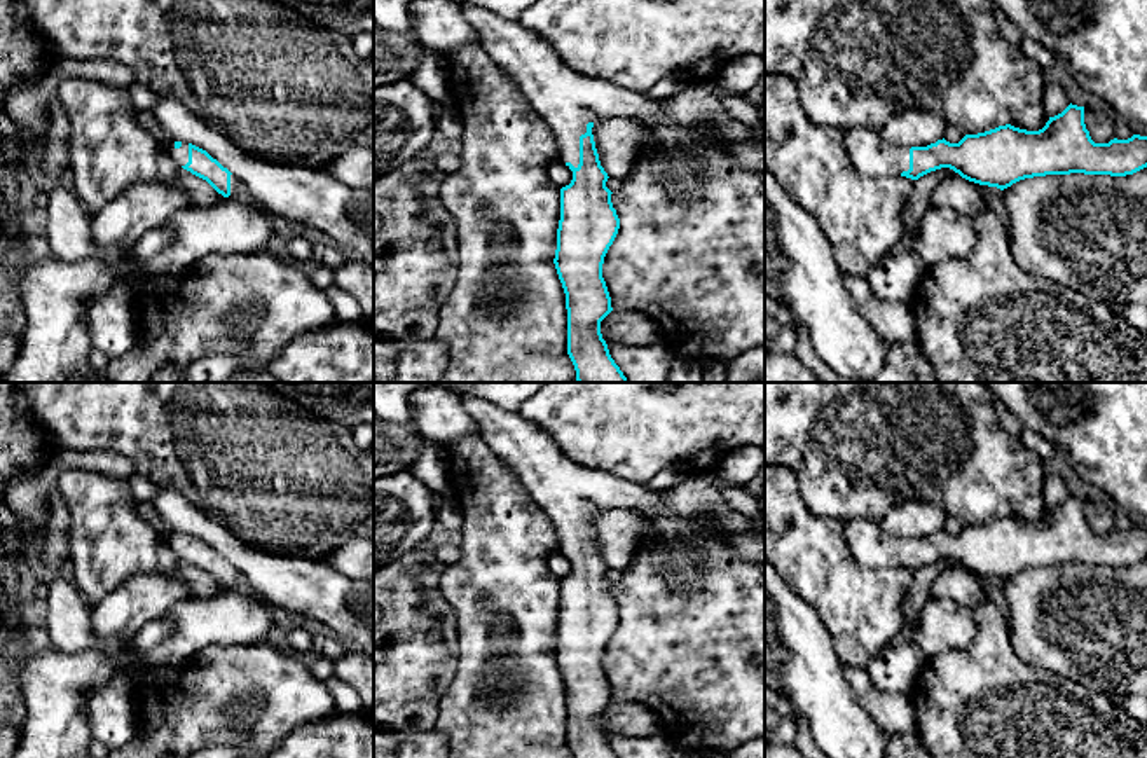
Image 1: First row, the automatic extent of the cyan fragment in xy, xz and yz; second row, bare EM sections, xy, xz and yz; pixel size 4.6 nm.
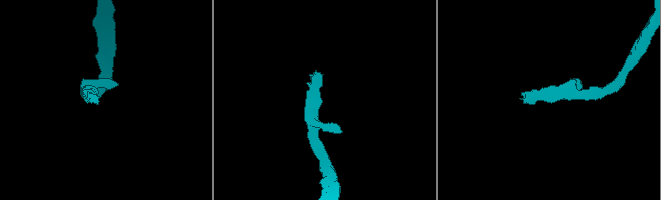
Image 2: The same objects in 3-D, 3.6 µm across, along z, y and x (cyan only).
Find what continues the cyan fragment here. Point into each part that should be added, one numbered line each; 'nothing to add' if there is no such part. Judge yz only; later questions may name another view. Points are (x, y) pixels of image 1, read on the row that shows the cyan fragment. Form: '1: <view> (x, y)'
1: yz (870, 154)

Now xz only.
1: xz (566, 100)

